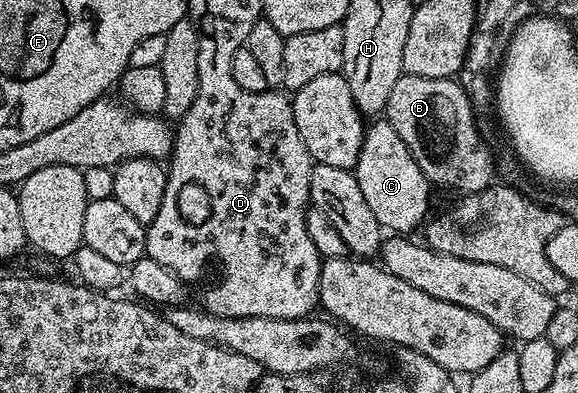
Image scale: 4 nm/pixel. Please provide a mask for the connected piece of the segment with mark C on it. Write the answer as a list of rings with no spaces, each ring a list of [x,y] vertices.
[[[385,119],[378,120],[374,126],[366,129],[358,163],[352,172],[360,183],[360,192],[368,202],[372,215],[376,215],[383,230],[410,235],[418,224],[419,228],[427,220],[426,208],[430,205],[432,183],[424,171],[420,171],[416,159],[412,159],[412,151],[408,151],[404,139],[396,135],[396,127],[392,127]]]

